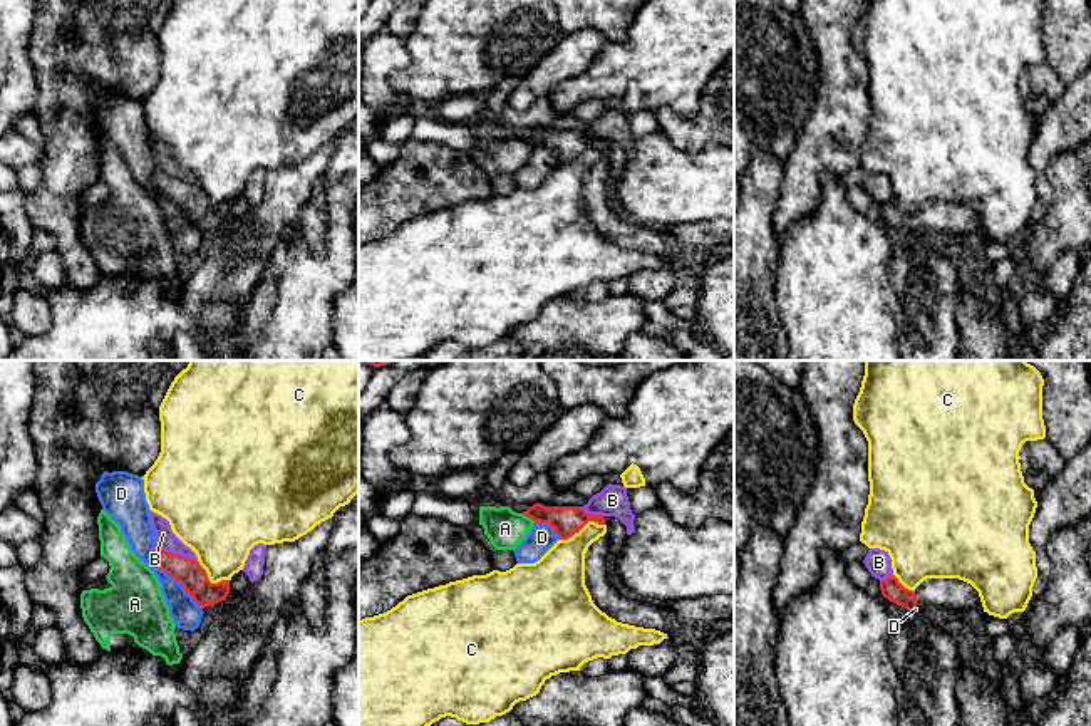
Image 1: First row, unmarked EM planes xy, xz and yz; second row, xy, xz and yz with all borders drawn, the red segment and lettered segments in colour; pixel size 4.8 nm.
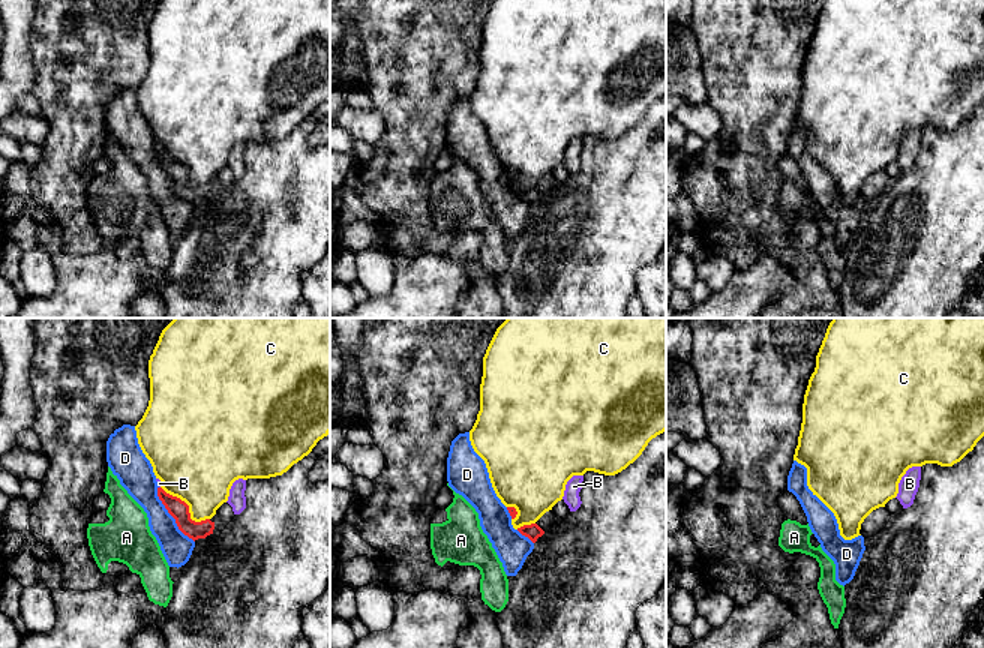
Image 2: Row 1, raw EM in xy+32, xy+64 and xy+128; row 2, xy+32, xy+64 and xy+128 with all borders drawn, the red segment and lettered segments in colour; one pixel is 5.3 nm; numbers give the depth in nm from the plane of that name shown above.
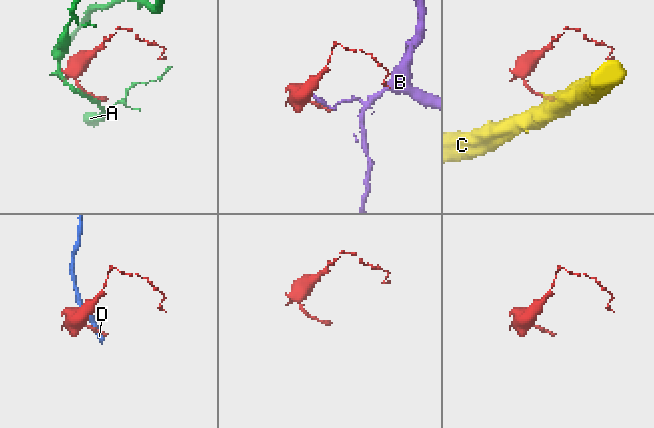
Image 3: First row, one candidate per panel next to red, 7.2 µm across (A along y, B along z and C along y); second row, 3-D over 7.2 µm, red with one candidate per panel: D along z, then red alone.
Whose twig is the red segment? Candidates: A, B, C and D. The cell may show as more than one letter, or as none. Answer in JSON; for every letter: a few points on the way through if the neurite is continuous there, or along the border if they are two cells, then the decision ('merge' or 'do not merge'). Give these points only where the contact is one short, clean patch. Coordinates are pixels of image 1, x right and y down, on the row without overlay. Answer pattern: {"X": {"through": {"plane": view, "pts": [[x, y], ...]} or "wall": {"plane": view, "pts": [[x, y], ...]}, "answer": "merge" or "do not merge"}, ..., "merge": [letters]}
{"A": {"answer": "do not merge"}, "B": {"answer": "do not merge"}, "C": {"wall": {"plane": "xz", "pts": [[604, 148], [587, 146], [570, 161], [560, 165]]}, "answer": "do not merge"}, "D": {"wall": {"plane": "xy", "pts": [[156, 170], [151, 183], [203, 232]]}, "answer": "do not merge"}, "merge": []}

